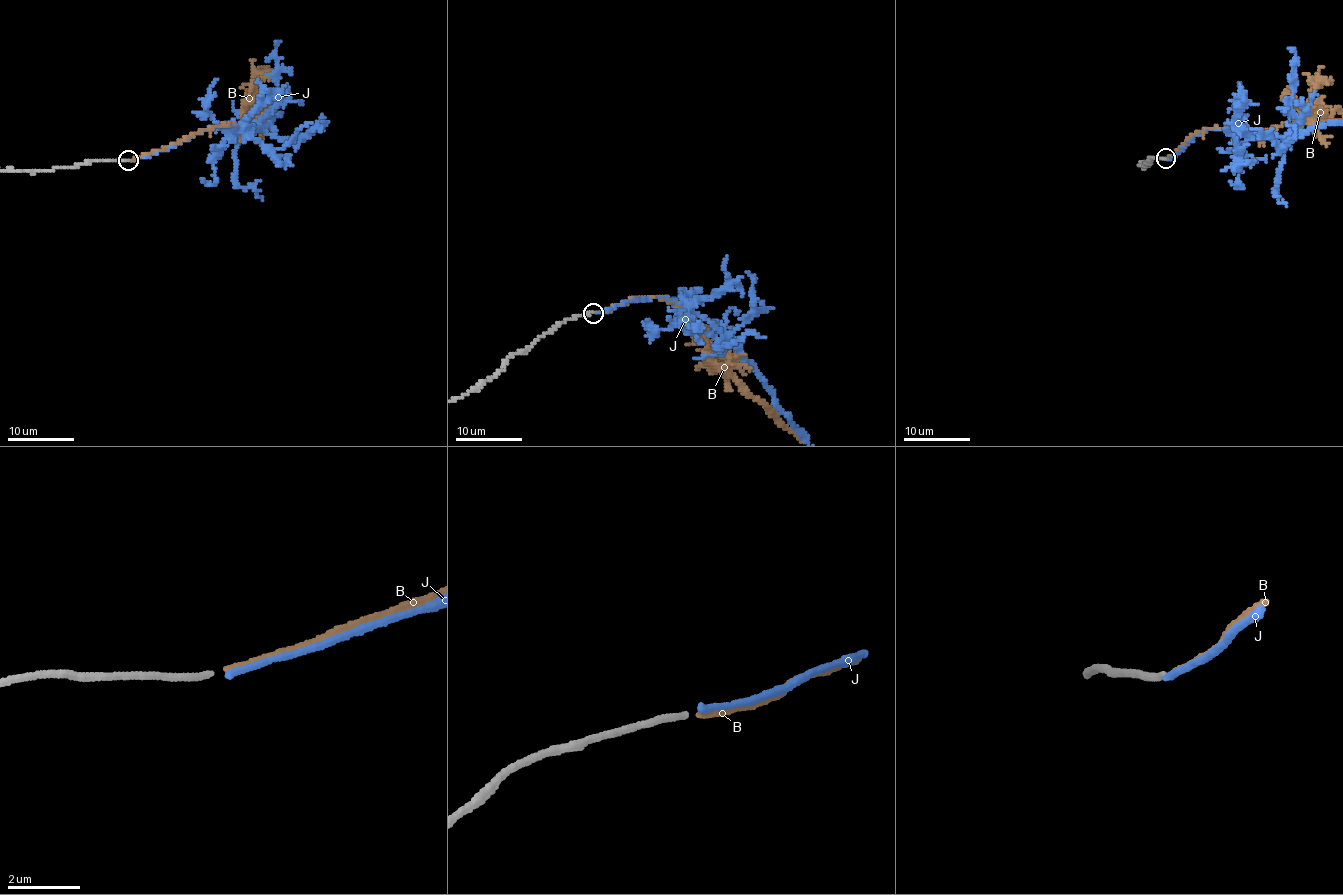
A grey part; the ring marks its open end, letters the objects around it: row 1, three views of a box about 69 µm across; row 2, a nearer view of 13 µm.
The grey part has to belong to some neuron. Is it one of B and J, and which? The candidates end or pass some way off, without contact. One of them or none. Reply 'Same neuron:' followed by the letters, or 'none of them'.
Same neuron: B

